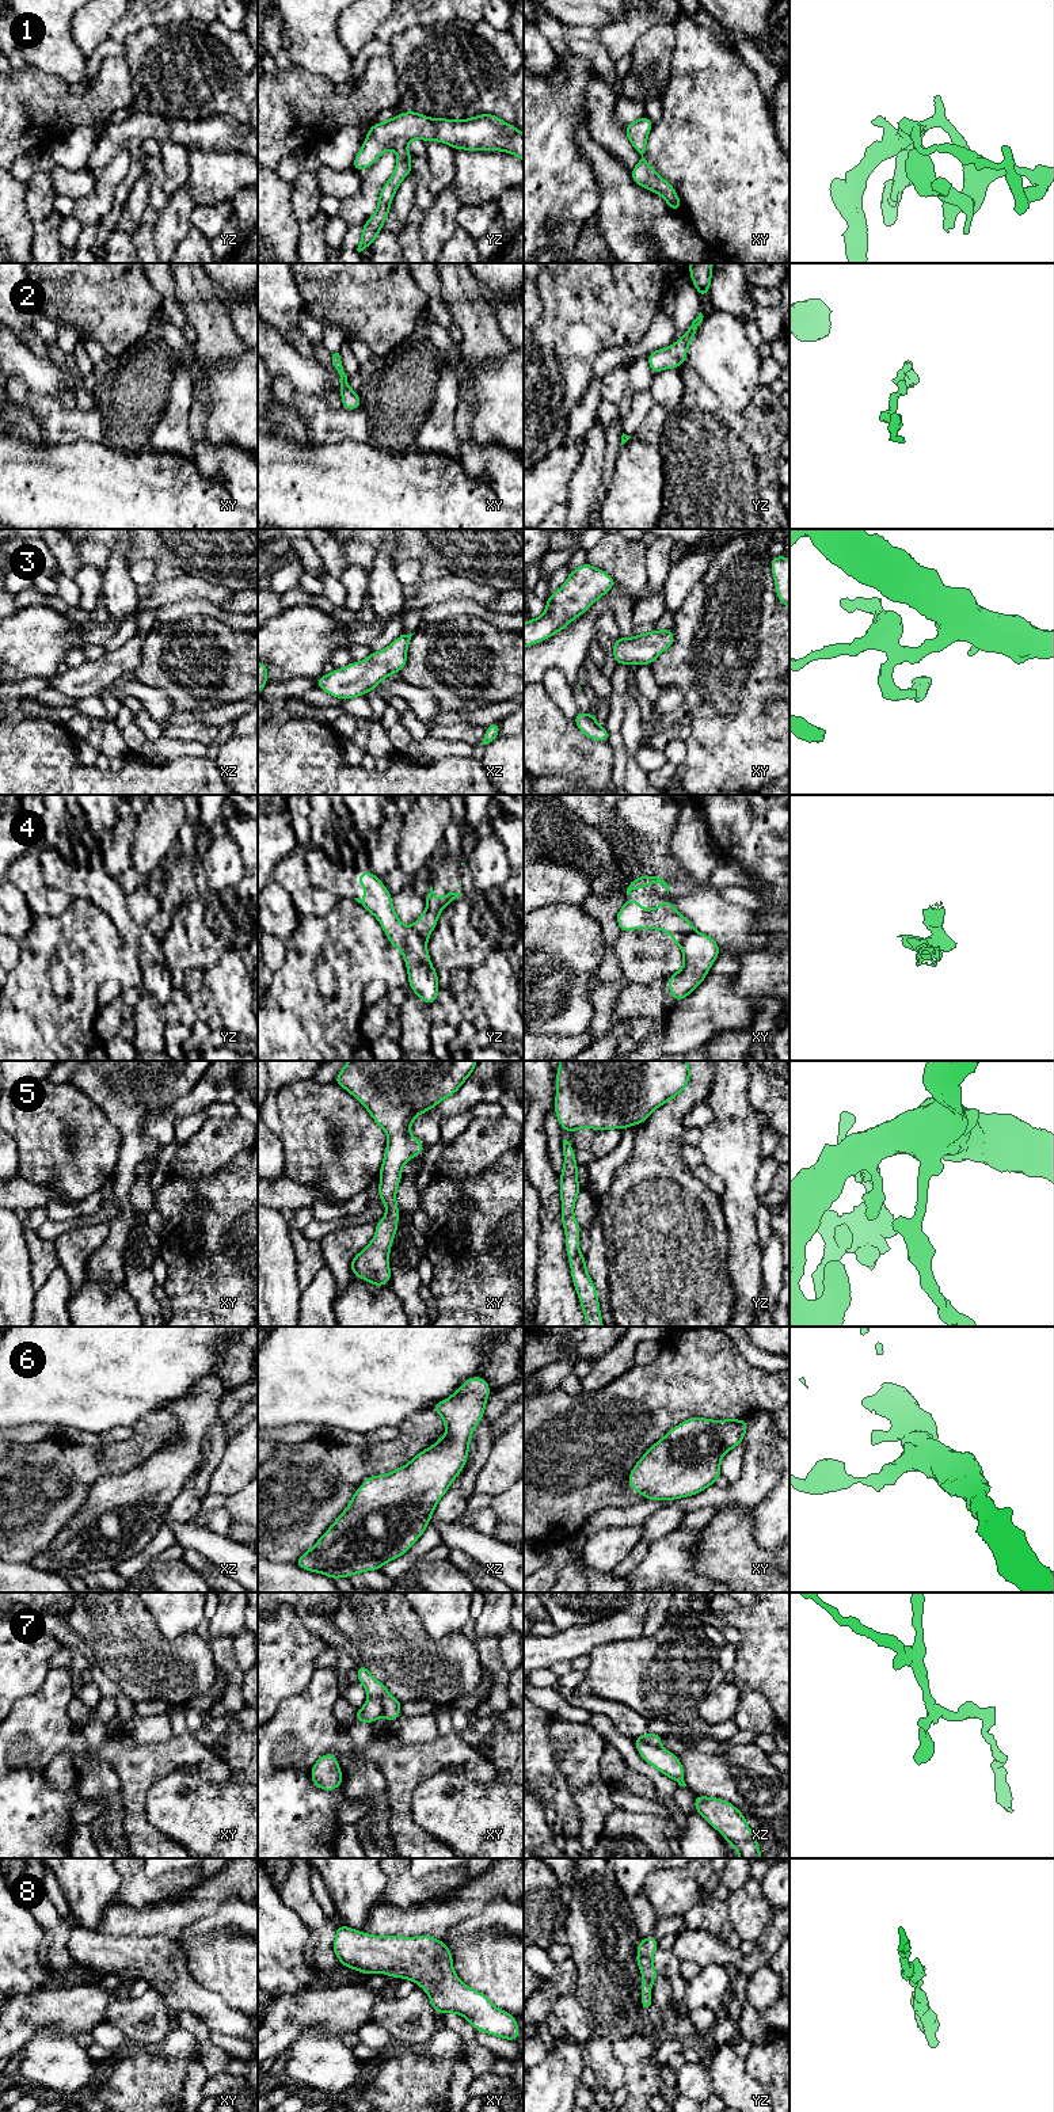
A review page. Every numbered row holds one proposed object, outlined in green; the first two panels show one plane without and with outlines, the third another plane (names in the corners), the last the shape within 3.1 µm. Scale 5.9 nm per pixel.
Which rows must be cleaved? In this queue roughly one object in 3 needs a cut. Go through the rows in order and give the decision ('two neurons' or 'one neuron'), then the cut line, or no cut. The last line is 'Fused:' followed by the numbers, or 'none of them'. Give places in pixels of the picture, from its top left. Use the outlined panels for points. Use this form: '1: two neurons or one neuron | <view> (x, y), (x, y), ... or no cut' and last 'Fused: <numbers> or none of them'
1: one neuron | no cut
2: one neuron | no cut
3: one neuron | no cut
4: two neurons | xy (693, 929), (680, 944)
5: one neuron | no cut
6: one neuron | no cut
7: two neurons | xy (369, 1696), (379, 1696), (381, 1698), (383, 1715)
8: one neuron | no cut
Fused: 4, 7

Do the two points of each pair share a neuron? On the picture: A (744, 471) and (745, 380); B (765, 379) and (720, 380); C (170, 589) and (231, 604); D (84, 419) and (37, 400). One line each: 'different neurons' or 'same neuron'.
A: different neurons
B: different neurons
C: different neurons
D: same neuron

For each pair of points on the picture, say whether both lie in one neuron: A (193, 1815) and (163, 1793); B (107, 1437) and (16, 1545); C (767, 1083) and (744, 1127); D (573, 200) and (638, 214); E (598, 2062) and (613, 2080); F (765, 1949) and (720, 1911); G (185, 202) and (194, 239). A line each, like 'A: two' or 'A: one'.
A: one
B: two
C: two
D: two
E: one
F: two
G: two

